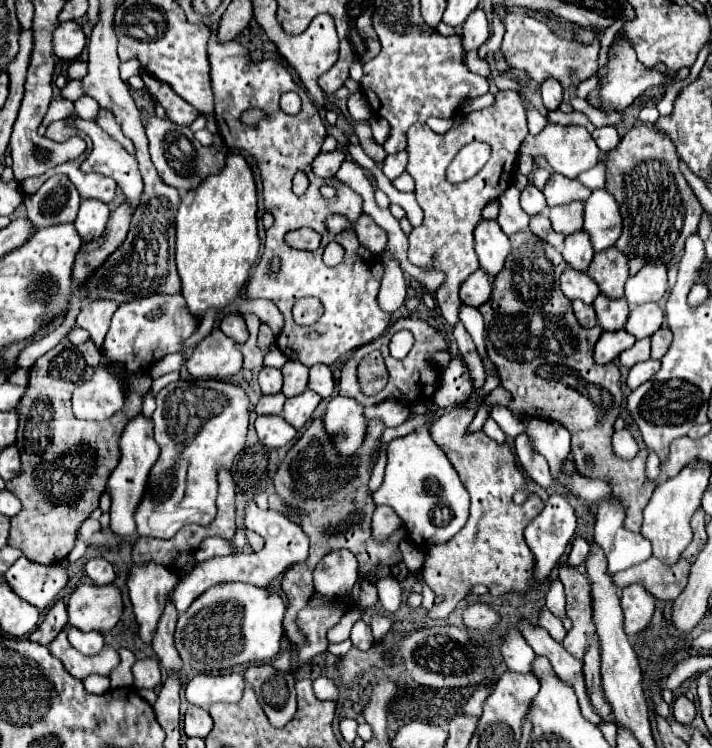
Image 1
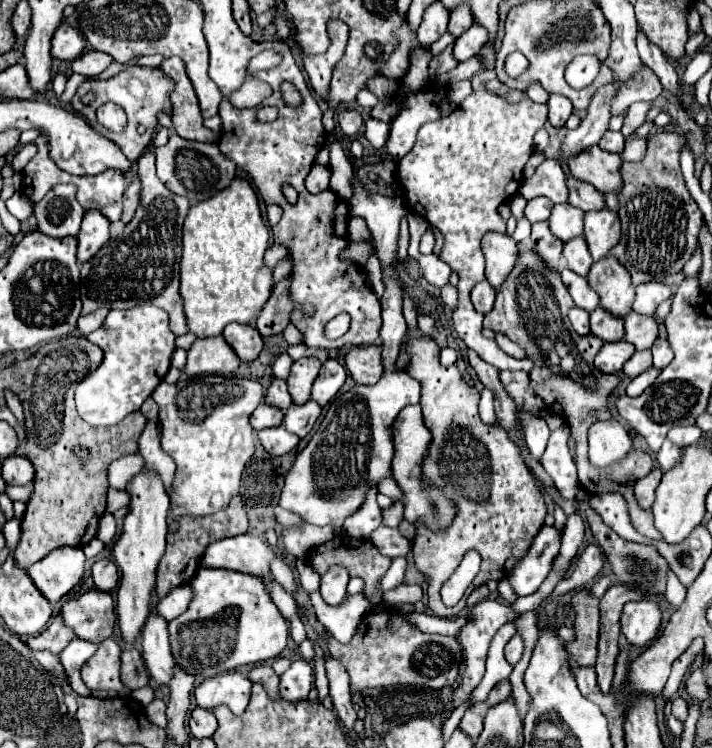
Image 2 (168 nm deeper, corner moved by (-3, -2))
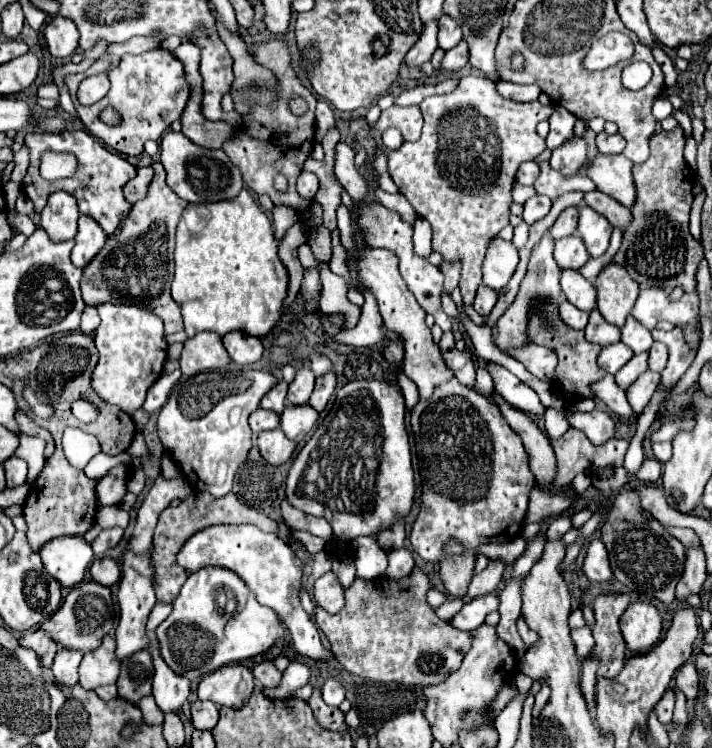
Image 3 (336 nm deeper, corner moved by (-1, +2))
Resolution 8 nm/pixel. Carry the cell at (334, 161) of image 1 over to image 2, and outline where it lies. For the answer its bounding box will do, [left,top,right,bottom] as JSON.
[306,164,332,194]

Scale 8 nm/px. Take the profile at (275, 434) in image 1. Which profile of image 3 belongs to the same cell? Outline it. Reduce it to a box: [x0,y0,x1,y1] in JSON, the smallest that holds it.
[258,428,296,466]

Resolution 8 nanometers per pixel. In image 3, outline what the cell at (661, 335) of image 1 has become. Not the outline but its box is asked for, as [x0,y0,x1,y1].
[648,342,668,372]

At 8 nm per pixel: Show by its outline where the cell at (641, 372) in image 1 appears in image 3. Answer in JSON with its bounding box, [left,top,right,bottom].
[626,370,660,414]

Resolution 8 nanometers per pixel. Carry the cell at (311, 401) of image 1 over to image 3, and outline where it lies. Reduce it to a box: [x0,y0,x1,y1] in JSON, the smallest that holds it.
[280,406,318,442]

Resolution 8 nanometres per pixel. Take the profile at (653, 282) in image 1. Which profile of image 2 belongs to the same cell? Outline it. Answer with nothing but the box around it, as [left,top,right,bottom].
[632,280,672,314]

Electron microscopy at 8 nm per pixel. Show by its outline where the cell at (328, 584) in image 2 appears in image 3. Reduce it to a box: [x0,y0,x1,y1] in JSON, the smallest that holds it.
[314,572,344,614]

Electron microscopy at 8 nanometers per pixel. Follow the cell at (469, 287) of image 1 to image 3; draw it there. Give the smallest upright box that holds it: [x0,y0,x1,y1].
[472,286,498,316]

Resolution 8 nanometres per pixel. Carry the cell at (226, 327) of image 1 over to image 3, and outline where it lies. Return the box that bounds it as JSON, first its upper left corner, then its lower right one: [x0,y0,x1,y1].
[222,330,264,364]

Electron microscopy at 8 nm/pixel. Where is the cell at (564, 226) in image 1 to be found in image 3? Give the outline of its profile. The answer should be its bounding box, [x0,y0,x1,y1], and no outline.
[550,208,578,240]

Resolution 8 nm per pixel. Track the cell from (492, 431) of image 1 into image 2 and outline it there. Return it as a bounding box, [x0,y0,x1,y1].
[480,390,498,426]

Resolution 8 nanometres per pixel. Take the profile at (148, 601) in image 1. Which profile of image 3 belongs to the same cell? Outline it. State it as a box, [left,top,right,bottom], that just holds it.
[150,640,190,712]

